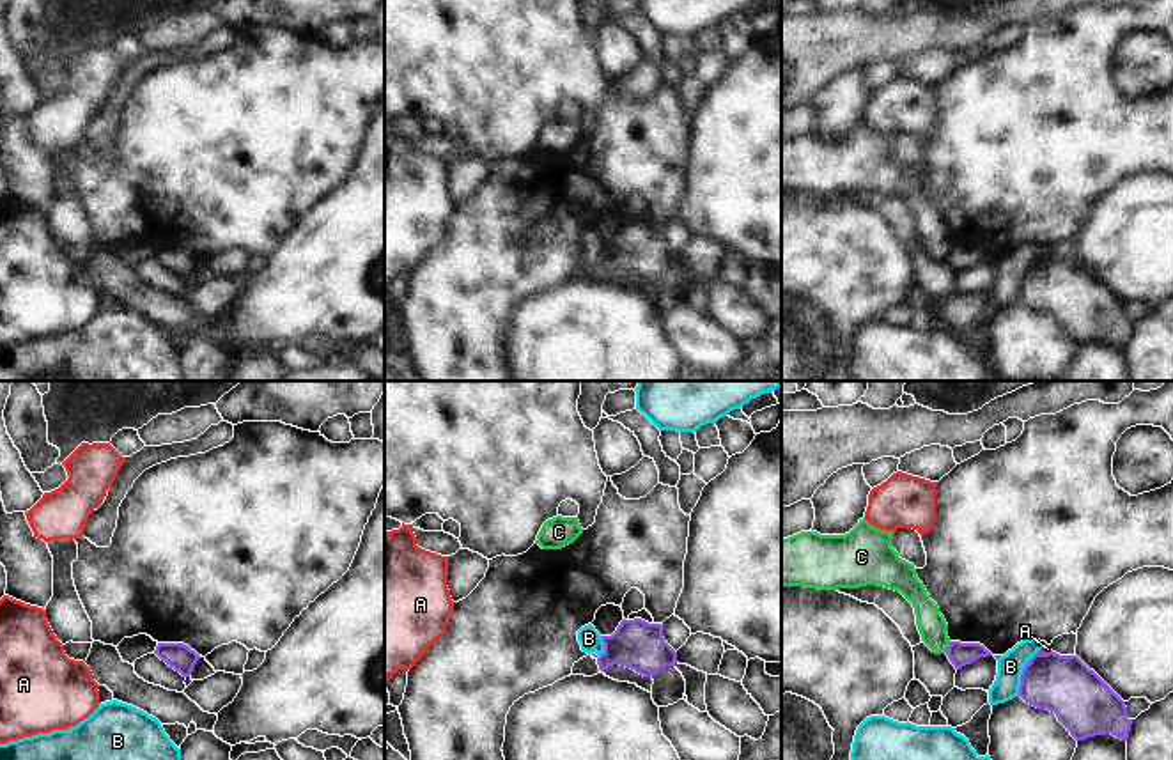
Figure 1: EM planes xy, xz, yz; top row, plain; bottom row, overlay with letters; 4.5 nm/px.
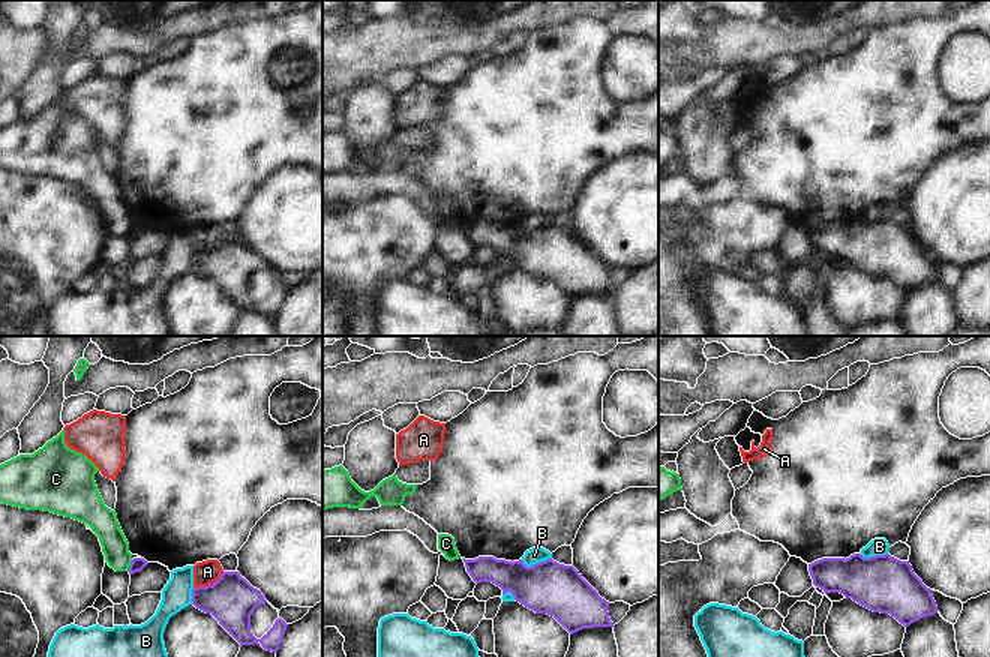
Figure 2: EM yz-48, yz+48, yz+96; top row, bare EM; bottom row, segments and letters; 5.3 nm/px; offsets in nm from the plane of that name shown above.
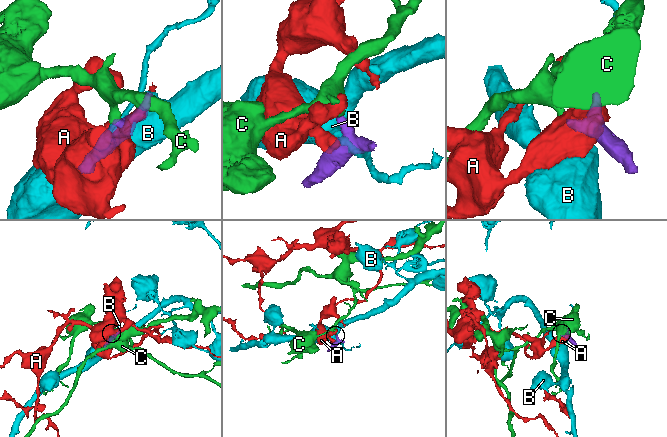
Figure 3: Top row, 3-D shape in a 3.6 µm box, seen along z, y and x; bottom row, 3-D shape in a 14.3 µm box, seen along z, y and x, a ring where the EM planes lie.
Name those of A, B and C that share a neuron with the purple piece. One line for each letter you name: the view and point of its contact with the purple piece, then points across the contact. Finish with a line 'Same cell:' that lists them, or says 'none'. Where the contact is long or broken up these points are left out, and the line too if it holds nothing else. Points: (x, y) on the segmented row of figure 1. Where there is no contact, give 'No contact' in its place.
Same cell: none.

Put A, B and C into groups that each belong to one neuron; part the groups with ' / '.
A / B / C

